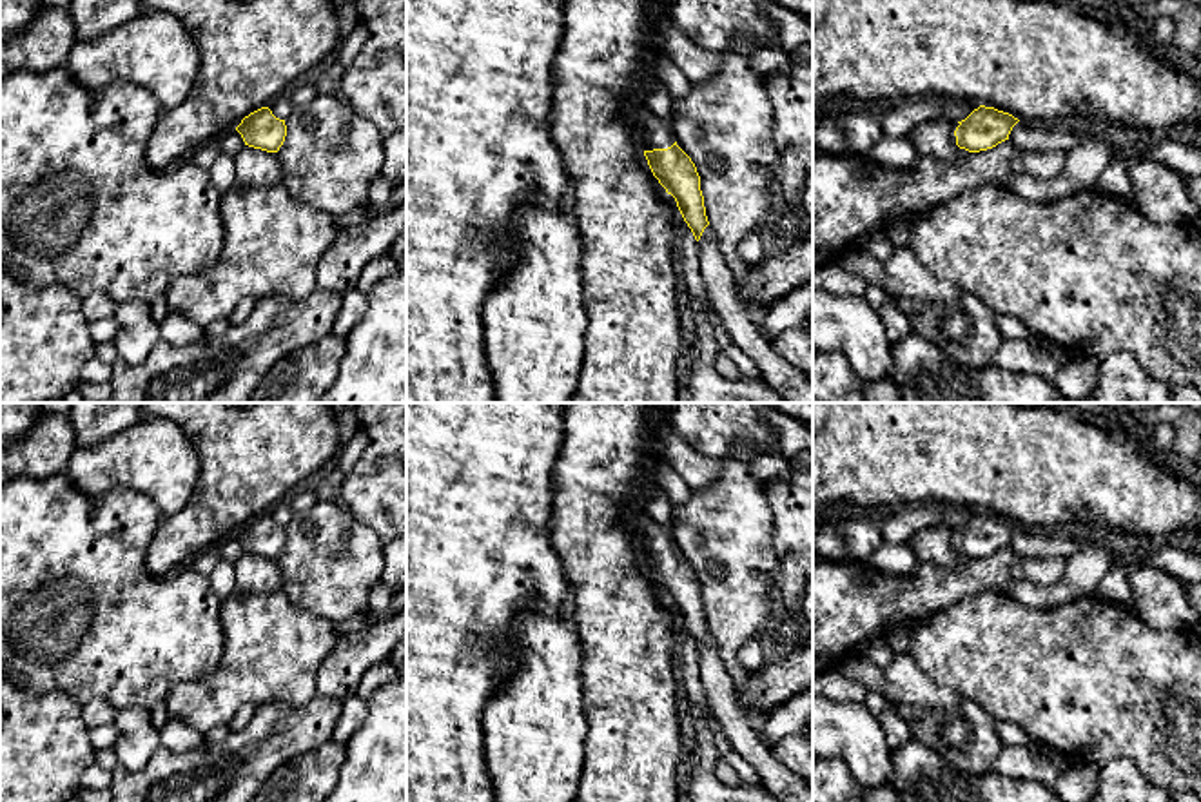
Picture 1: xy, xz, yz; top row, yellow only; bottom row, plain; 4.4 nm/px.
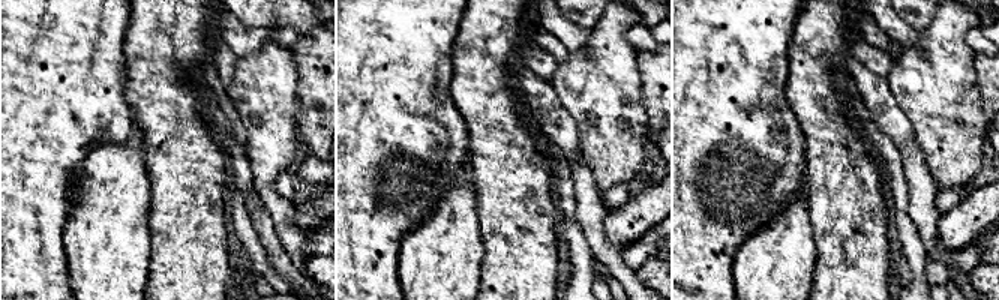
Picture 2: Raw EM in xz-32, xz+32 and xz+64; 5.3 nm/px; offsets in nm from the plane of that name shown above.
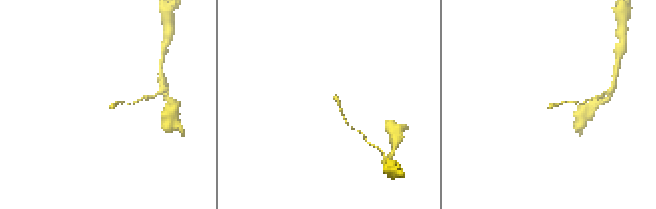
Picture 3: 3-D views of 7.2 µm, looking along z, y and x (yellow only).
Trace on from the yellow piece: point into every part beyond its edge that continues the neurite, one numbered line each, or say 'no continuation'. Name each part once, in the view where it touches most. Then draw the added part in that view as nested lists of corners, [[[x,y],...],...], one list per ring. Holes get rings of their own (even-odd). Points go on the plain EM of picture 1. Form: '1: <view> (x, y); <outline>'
1: xz (654, 539); [[[640,508],[633,512],[631,524],[639,535],[642,557],[668,555],[677,548],[675,539]]]

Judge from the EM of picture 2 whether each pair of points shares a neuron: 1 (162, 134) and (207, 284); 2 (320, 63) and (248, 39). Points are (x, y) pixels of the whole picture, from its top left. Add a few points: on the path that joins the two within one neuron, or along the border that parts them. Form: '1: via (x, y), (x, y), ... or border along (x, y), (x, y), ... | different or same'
1: via (188, 171), (189, 246) | same
2: border along (233, 15), (248, 26), (272, 29) | different

